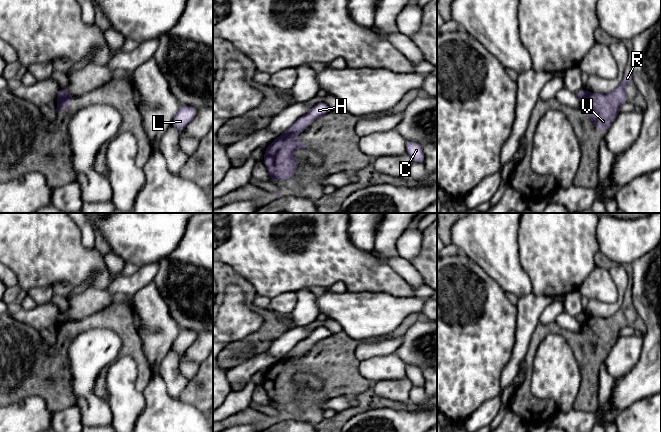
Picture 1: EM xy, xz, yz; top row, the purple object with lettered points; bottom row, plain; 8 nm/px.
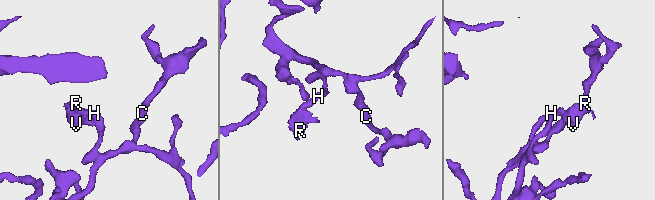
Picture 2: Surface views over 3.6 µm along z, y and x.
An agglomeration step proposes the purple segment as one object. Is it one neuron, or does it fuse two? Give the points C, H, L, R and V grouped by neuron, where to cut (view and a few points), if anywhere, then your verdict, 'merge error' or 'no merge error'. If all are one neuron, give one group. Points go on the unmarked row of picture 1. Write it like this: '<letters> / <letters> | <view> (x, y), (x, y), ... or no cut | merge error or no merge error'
C H L / R V | xy (58, 320), (61, 322), (72, 321) | merge error

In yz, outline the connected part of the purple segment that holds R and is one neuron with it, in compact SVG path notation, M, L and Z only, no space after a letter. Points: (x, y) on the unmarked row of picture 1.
M625 297L625 301L618 312L608 318L588 317L582 324L580 333L594 345L597 353L607 356L614 346L621 329L628 324L625 311L633 306L632 297Z

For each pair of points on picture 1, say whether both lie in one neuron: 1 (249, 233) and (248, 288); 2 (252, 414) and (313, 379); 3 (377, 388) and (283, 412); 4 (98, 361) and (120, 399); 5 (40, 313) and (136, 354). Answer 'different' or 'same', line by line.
1: different
2: different
3: different
4: different
5: different

